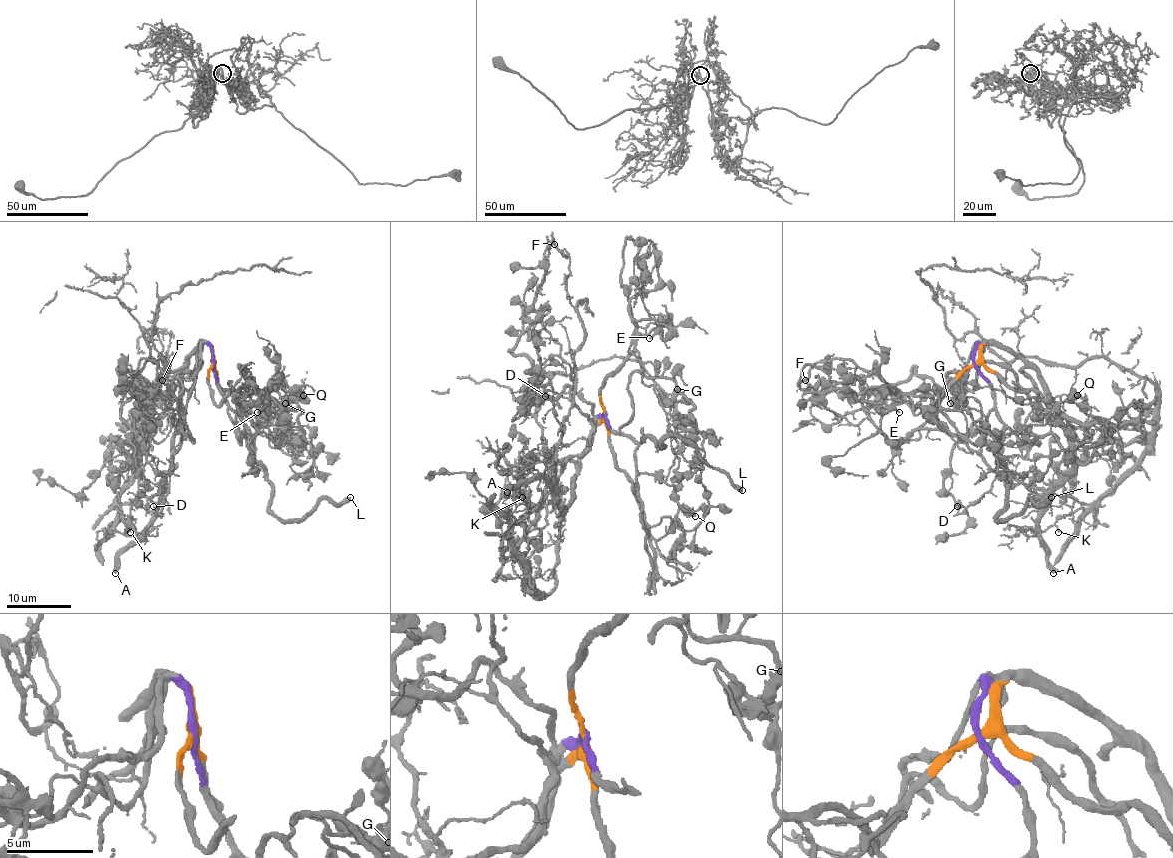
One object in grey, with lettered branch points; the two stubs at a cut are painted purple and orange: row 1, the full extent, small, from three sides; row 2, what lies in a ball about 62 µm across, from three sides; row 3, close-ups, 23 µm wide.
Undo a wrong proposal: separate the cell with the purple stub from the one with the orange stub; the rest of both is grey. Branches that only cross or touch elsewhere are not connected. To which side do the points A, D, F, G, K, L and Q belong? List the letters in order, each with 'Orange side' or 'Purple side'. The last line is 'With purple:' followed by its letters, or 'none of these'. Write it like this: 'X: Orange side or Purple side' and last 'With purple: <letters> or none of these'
A: Orange side
D: Orange side
F: Orange side
G: Purple side
K: Orange side
L: Purple side
Q: Orange side
With purple: G, L

